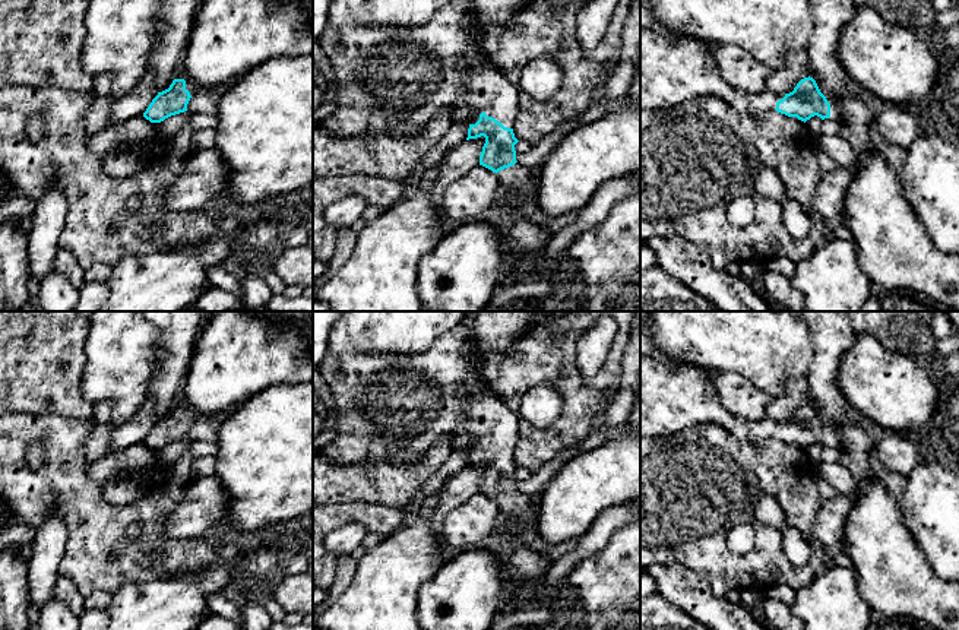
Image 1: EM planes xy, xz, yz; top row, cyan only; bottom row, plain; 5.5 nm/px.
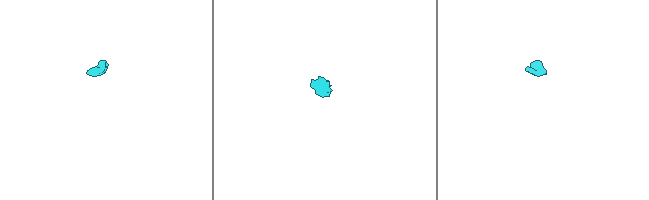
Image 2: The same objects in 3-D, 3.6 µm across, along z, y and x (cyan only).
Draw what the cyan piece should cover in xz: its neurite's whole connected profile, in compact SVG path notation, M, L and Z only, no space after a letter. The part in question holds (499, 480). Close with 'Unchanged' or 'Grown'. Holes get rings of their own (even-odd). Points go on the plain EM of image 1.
M474 311L468 323L459 323L427 349L412 354L338 354L329 352L317 365L327 386L335 408L333 440L317 452L338 465L361 465L371 460L390 463L412 463L425 456L441 439L447 439L453 449L466 450L468 465L484 463L485 471L480 482L480 493L497 501L500 513L509 516L510 531L515 534L534 526L537 504L516 488L513 453L519 439L519 414L515 414L482 382L480 365L491 354L504 355L539 320L553 320L569 311Z. Grown

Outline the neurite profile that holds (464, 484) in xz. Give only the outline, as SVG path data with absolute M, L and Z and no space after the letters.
M485 465L465 468L452 477L437 493L436 506L431 515L431 525L436 534L436 542L443 553L450 553L443 541L441 523L447 513L465 503L471 496L480 491L480 482Z

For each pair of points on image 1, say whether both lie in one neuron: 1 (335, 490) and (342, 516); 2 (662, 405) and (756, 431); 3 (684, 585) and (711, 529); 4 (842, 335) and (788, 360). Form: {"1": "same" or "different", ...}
{"1": "different", "2": "same", "3": "different", "4": "different"}

